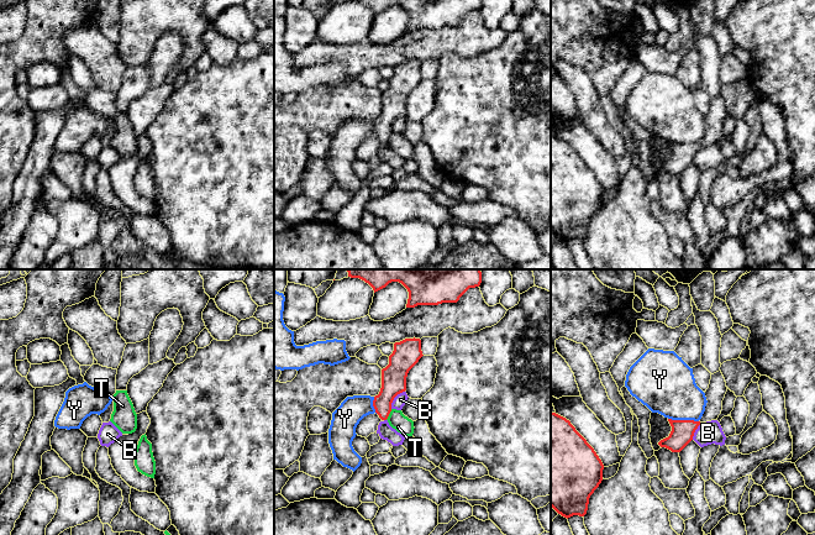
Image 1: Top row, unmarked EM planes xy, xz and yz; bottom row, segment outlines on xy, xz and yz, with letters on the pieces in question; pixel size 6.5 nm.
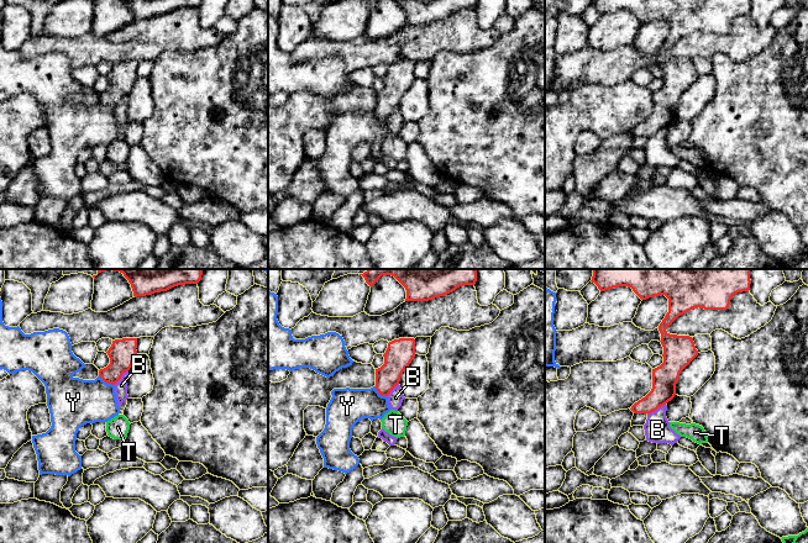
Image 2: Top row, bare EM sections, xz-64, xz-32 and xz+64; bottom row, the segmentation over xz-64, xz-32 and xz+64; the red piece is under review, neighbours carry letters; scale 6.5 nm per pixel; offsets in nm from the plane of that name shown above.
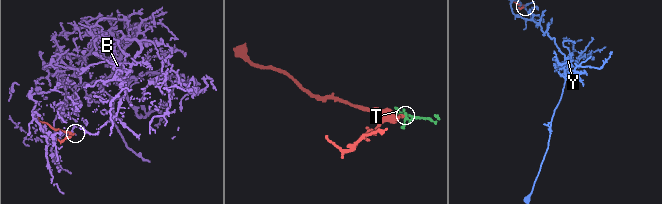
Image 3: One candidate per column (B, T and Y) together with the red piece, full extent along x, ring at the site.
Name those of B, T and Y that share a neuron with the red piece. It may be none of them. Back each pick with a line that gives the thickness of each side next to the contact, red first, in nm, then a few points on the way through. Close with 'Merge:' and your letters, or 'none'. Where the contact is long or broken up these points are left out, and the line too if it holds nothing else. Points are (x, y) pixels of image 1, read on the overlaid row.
Merge: none

